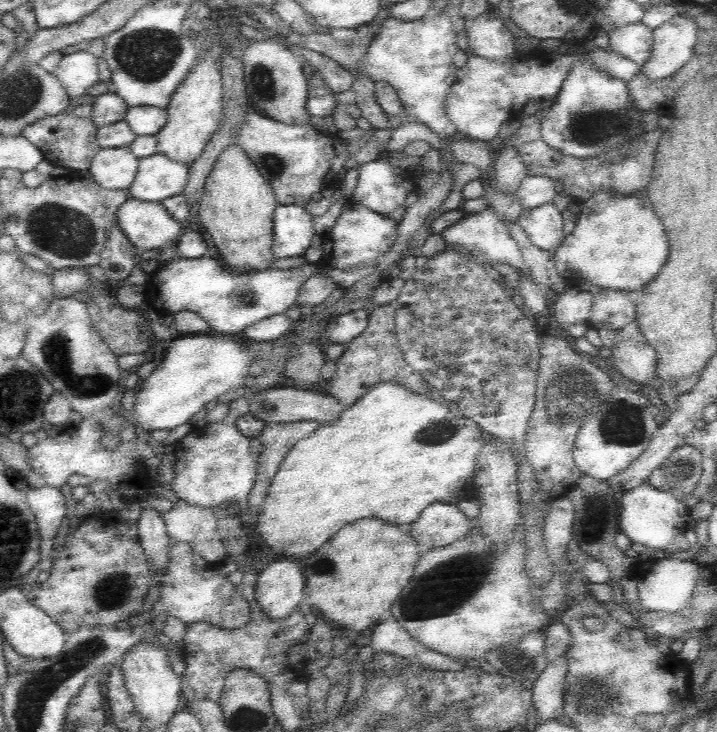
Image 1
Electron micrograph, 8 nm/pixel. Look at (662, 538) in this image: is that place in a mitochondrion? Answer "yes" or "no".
no

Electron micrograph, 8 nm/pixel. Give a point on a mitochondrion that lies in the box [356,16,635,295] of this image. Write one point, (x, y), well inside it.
(588, 128)

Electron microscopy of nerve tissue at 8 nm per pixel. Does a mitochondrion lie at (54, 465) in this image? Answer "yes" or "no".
no

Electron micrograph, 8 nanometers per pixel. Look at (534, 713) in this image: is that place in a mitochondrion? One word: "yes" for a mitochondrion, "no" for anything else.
no

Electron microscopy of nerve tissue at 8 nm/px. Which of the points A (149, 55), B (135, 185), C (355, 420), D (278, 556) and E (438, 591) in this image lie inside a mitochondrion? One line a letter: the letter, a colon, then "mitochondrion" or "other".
A: mitochondrion
B: other
C: other
D: other
E: mitochondrion

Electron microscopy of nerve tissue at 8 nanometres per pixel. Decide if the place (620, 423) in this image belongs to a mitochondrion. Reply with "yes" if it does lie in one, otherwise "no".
yes

